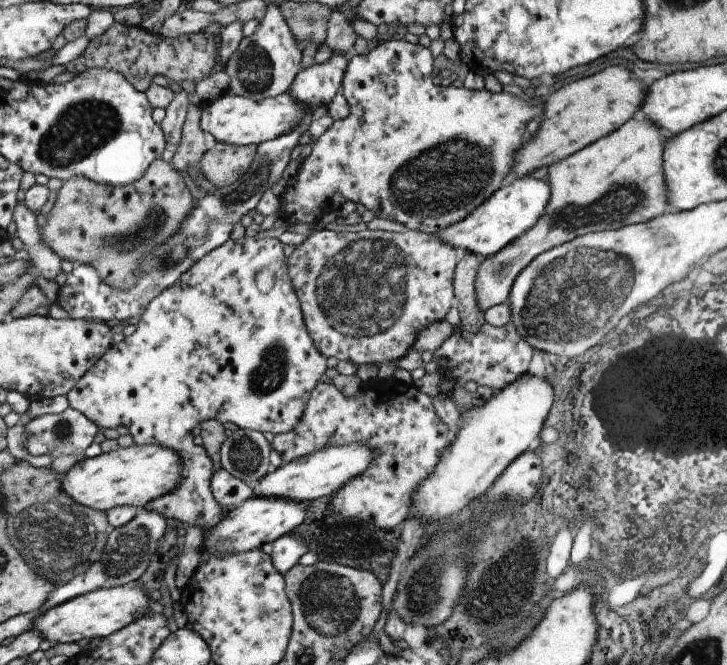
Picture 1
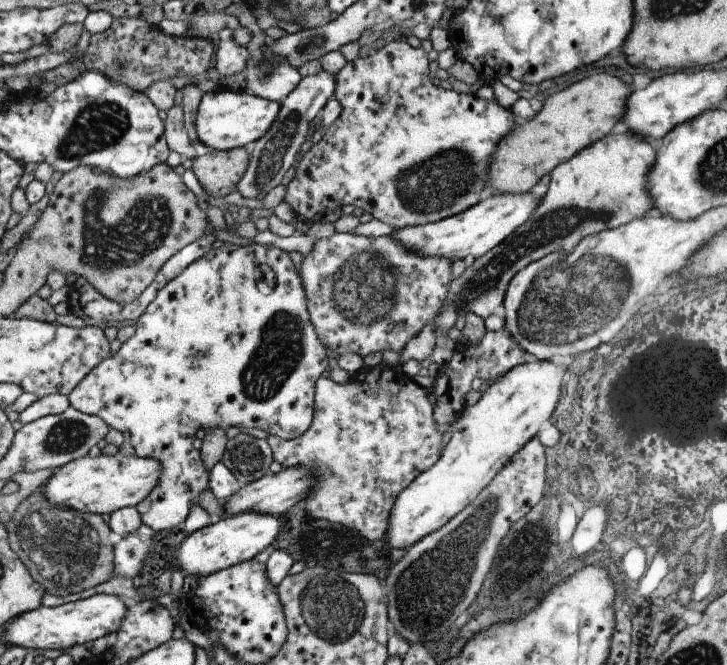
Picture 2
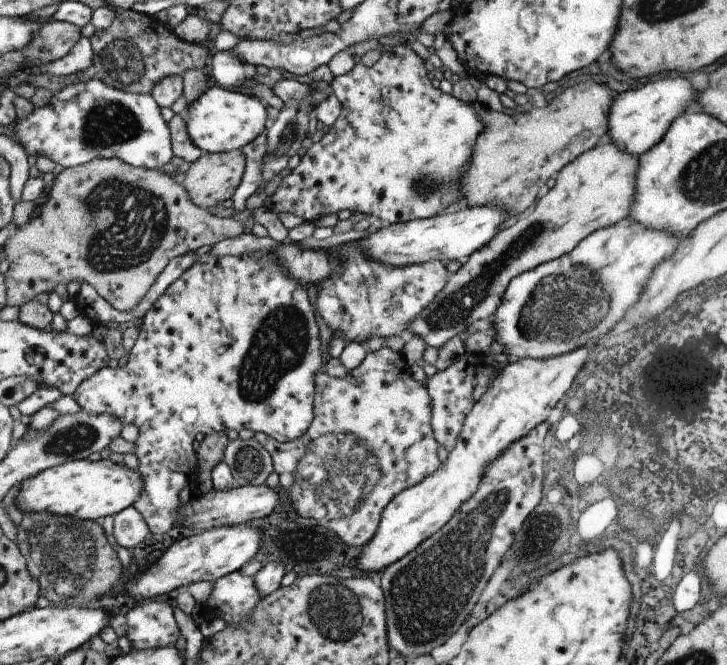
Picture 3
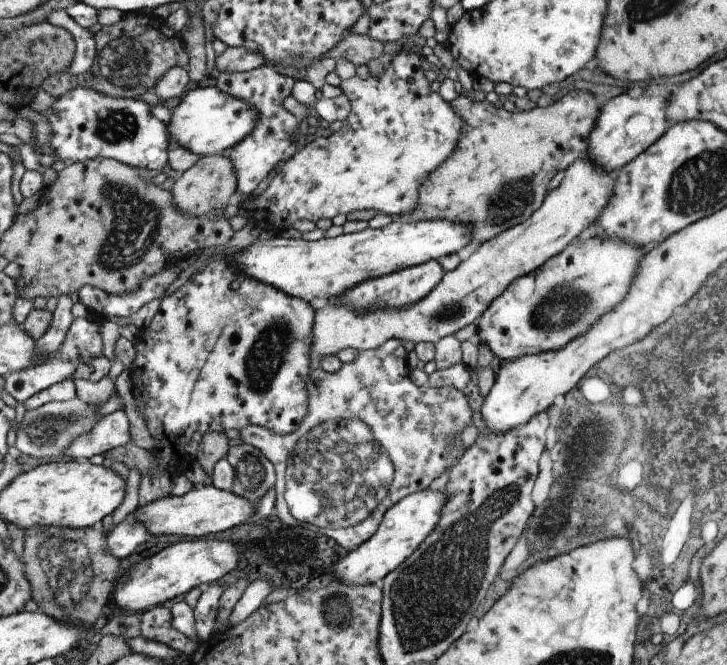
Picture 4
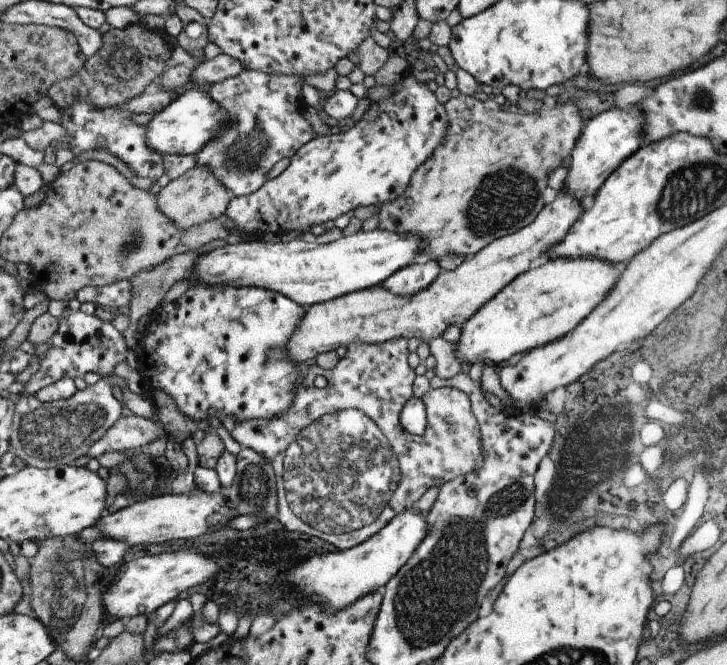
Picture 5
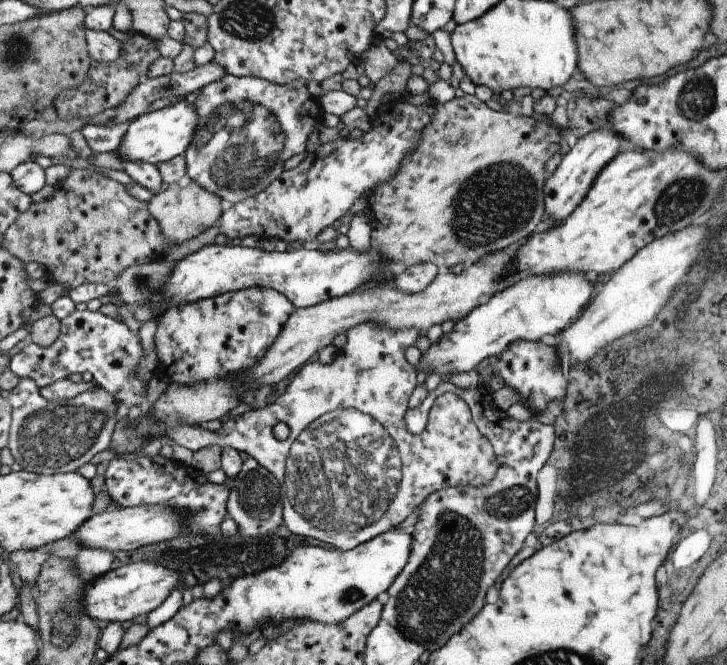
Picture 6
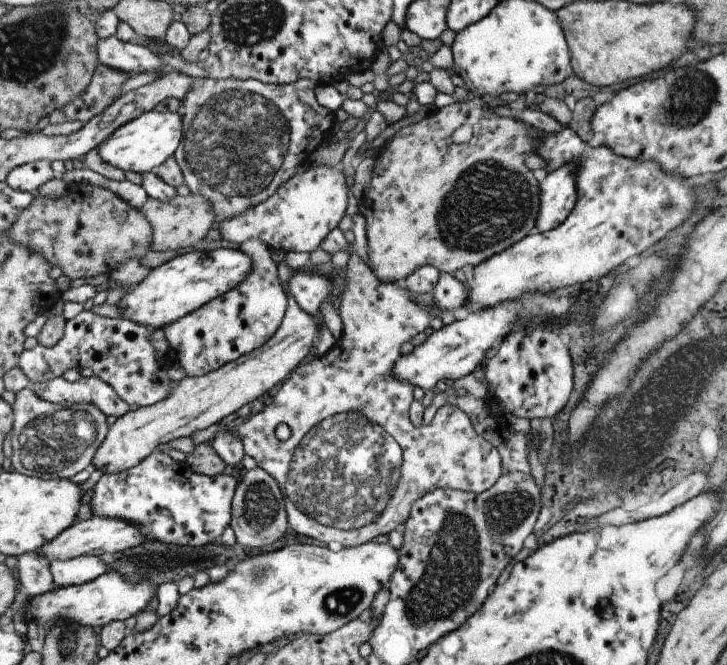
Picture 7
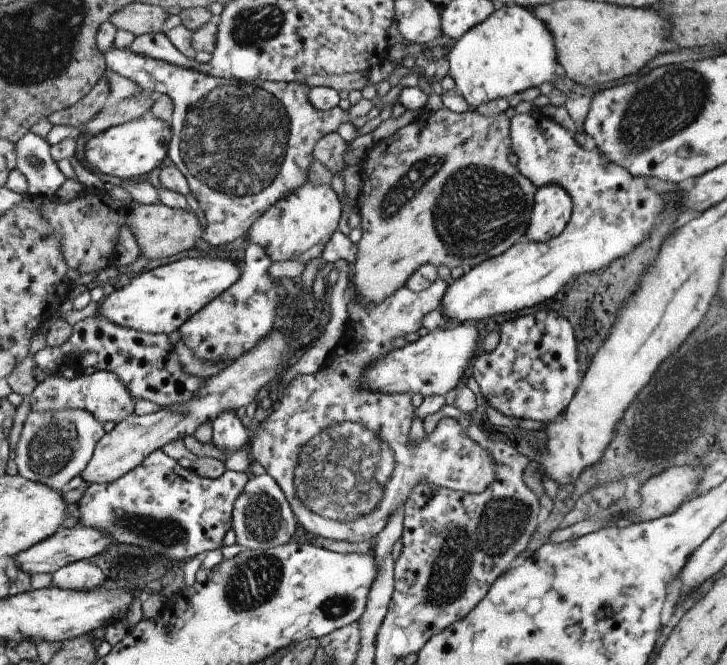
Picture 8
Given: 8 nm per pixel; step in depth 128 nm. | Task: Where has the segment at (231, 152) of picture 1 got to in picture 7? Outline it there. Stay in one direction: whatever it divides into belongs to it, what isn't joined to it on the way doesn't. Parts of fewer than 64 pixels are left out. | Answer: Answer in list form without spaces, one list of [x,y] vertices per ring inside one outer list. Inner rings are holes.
[[[190,195],[188,197],[176,196],[170,202],[162,202],[156,199],[148,199],[142,207],[137,208],[142,216],[152,226],[152,244],[150,249],[154,252],[165,252],[166,250],[180,250],[190,246],[198,246],[210,228],[215,226],[214,210],[212,204],[202,196]]]

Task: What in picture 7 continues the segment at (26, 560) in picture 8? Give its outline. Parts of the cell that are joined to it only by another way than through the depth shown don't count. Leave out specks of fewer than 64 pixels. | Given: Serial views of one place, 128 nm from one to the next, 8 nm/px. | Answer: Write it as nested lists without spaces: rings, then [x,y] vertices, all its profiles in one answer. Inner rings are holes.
[[[92,515],[87,520],[74,522],[70,528],[58,534],[52,542],[46,542],[39,551],[48,562],[54,562],[54,560],[68,560],[84,555],[100,557],[106,553],[124,552],[138,544],[140,544],[140,528],[136,524],[130,524],[126,520]]]

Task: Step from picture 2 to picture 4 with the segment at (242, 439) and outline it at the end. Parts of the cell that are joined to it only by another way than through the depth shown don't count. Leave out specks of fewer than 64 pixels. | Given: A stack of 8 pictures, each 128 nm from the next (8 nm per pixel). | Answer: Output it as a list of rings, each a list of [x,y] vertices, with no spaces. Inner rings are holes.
[[[239,442],[229,447],[226,460],[233,468],[232,494],[258,502],[276,482],[274,465],[258,448]]]

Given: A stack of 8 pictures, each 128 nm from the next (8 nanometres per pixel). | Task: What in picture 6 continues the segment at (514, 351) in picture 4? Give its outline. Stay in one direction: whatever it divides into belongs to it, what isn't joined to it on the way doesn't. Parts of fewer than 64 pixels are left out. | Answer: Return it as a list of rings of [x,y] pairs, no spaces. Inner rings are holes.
[[[560,272],[554,276],[530,276],[505,288],[500,294],[492,295],[486,304],[478,305],[470,314],[460,318],[453,327],[452,332],[443,335],[438,344],[431,344],[428,350],[422,352],[417,372],[424,372],[427,376],[437,374],[448,377],[451,374],[470,372],[482,360],[492,358],[504,352],[512,342],[518,340],[542,340],[544,336],[554,336],[567,329],[585,310],[585,307],[596,295],[596,282],[598,280],[587,277],[582,272]]]

